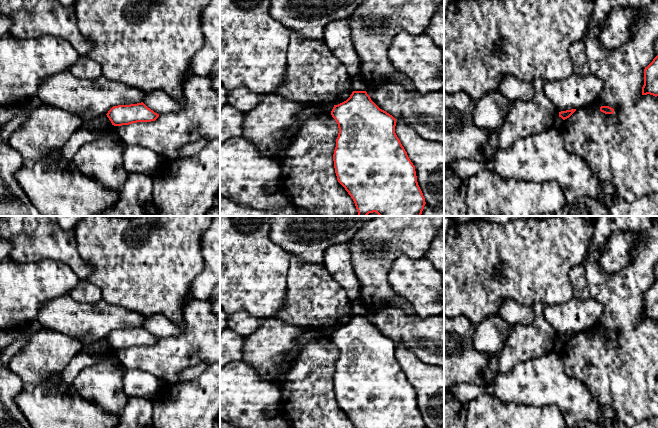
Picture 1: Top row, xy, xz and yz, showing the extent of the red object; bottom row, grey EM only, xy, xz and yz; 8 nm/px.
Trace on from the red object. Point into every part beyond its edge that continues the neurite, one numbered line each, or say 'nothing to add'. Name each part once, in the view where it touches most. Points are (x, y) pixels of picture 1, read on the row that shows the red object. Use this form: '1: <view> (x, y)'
nothing to add

